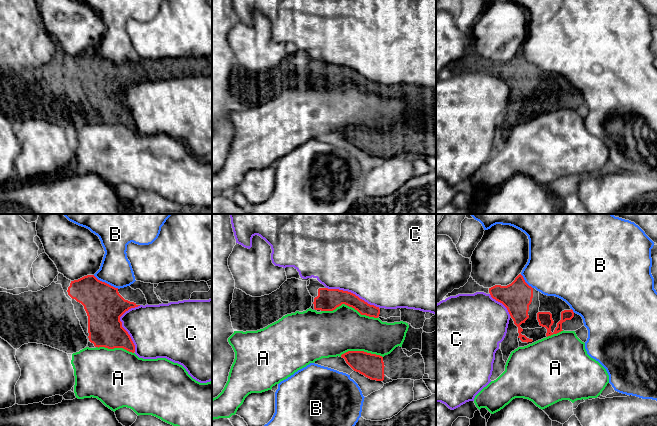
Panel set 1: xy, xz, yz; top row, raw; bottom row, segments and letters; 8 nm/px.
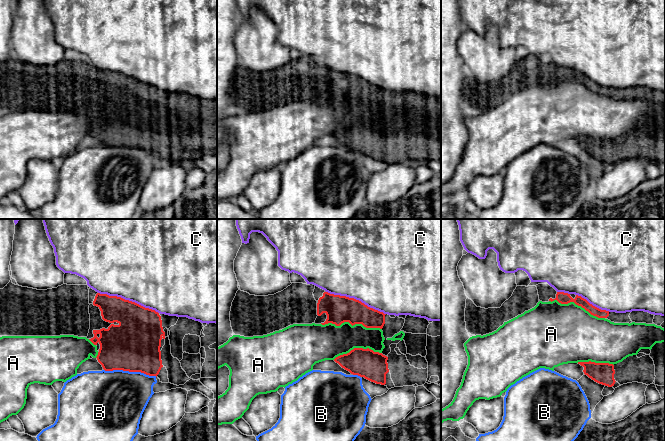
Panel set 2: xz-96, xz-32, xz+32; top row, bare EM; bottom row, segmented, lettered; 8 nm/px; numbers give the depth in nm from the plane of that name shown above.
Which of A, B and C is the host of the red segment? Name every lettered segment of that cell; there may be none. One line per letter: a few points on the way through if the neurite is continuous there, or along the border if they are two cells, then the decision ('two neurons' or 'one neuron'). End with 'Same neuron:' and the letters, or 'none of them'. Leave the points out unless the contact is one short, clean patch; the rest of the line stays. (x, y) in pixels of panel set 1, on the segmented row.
A: two neurons
B: two neurons
C: two neurons
Same neuron: none of them

